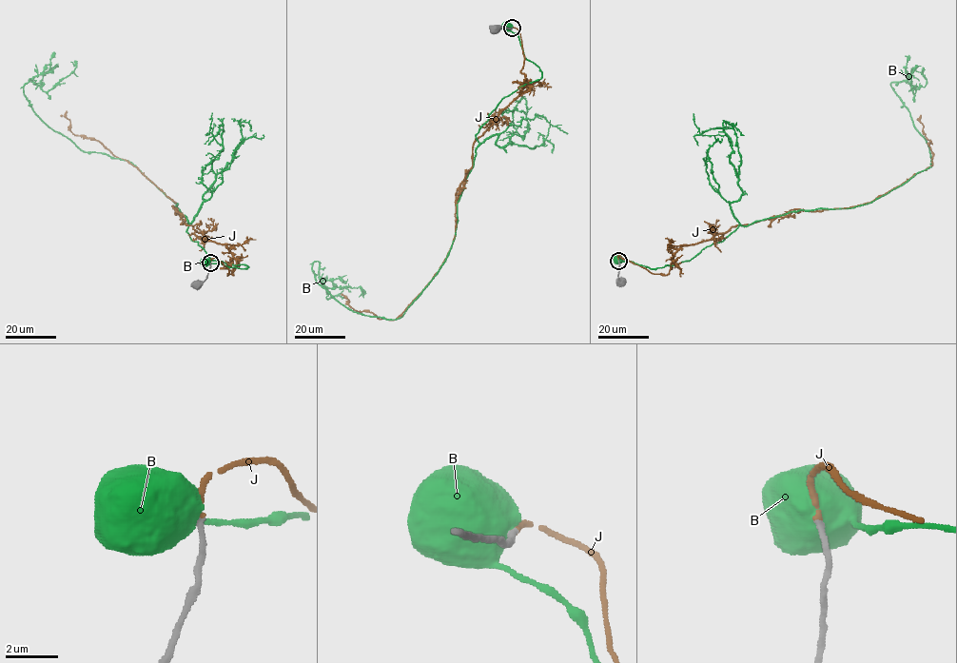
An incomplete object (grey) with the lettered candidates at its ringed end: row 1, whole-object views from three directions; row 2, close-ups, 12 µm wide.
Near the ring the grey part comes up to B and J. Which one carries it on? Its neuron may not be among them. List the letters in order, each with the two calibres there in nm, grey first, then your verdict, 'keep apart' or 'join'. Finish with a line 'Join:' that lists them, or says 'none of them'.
B: 240/1000 nm | keep apart
J: 220/200 nm | join
Join: J

